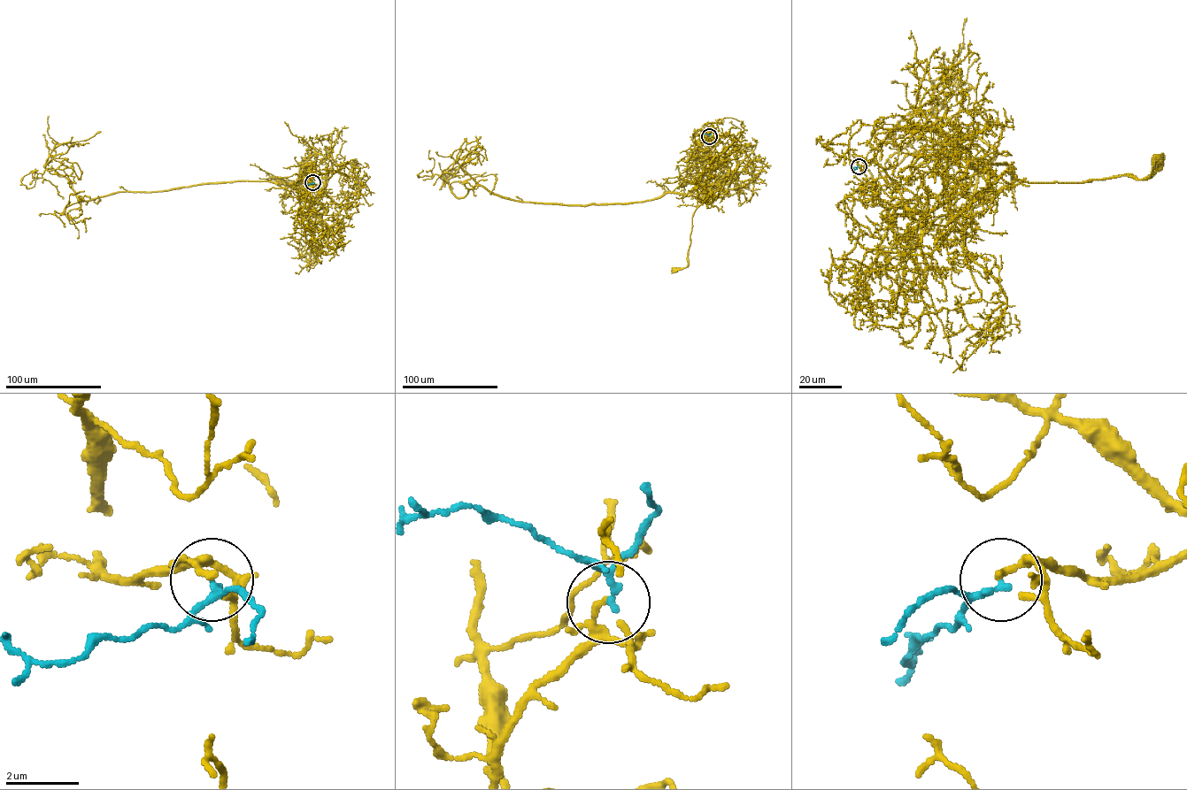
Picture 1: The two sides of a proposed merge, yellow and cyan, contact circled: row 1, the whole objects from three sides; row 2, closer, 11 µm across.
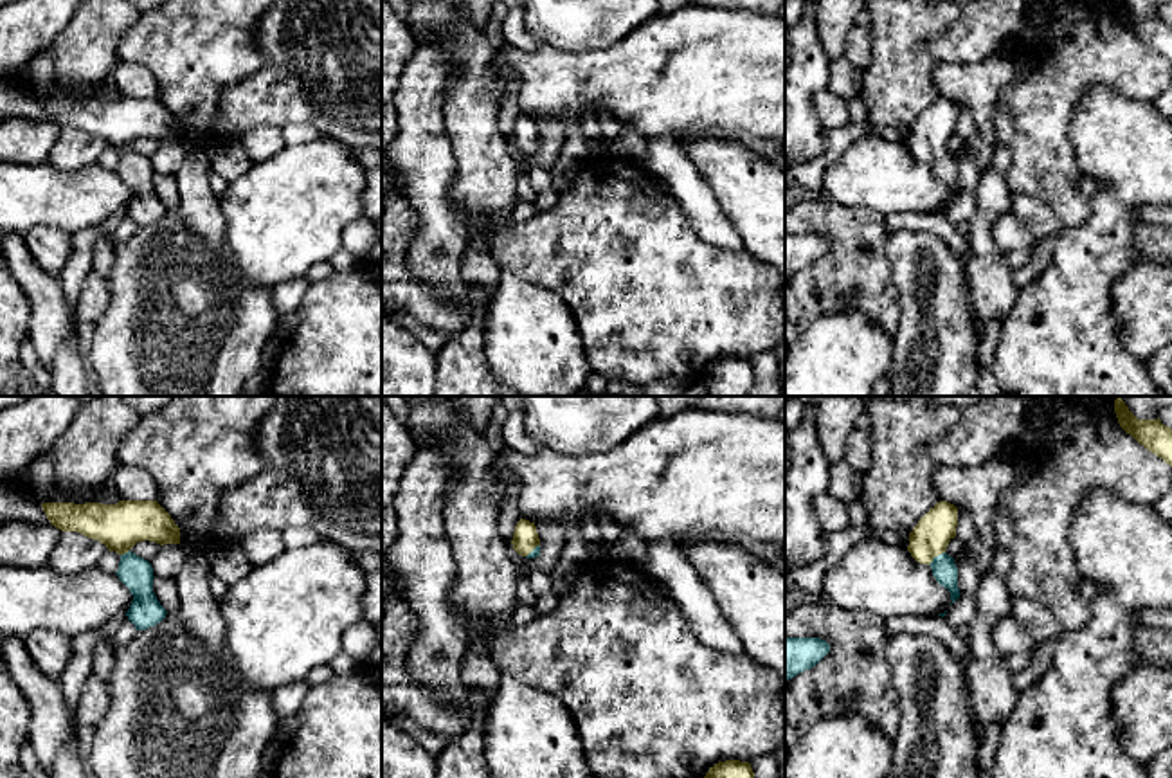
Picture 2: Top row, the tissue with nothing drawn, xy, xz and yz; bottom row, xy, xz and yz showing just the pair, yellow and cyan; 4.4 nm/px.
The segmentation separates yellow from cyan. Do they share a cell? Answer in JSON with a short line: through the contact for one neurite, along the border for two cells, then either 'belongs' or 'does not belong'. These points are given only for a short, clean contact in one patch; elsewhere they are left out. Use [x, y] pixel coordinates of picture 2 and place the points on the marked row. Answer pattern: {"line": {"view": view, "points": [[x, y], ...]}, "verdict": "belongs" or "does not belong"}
{"line": {"view": "yz", "points": [[931, 535], [935, 555], [944, 569]]}, "verdict": "belongs"}

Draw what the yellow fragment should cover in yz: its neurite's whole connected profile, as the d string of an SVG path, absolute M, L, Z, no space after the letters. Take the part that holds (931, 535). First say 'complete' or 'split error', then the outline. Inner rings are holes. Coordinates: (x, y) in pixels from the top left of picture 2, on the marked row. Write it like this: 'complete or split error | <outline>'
split error | M940 501L913 528L907 546L916 562L927 564L933 569L936 582L951 593L952 603L960 598L958 567L945 549L956 537L956 526L958 508Z

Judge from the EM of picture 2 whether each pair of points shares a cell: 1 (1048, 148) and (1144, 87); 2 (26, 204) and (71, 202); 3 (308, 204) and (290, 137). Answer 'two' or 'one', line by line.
1: one
2: one
3: two

